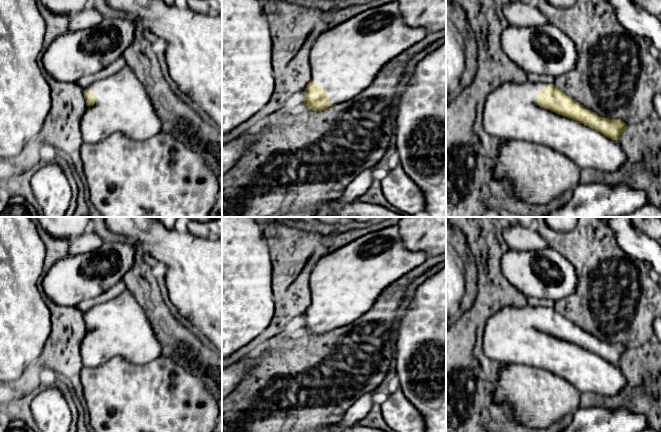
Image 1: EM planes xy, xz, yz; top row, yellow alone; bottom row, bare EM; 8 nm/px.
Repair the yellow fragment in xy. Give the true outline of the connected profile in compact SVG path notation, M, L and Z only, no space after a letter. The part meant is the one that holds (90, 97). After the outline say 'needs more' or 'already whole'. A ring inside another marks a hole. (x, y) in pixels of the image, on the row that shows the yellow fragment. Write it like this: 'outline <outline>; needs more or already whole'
outline M125 66L115 74L85 88L87 108L81 119L83 143L97 143L119 132L136 141L148 139L162 129L162 123L143 83Z; needs more

